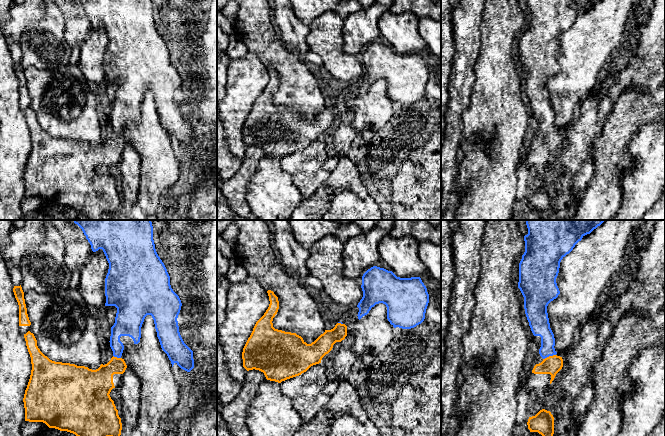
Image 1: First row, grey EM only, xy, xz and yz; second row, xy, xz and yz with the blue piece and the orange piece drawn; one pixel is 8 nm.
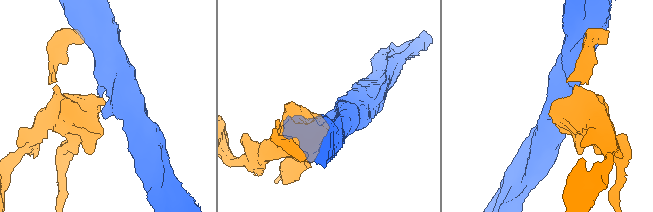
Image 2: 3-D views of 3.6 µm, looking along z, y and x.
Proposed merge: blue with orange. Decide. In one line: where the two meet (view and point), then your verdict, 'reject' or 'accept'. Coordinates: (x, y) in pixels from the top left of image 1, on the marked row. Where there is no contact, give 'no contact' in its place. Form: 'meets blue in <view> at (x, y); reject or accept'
meets blue in yz at (549, 355); accept

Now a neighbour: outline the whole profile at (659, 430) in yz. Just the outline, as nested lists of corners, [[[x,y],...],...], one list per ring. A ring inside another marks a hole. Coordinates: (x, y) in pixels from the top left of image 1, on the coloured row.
[[[665,413],[662,421],[647,436],[665,436]]]

